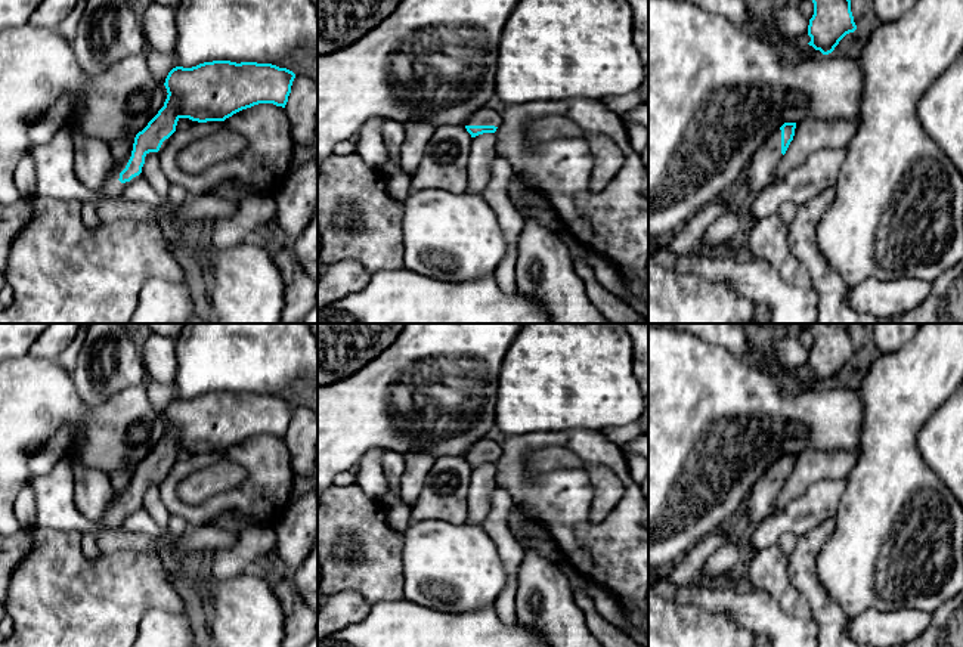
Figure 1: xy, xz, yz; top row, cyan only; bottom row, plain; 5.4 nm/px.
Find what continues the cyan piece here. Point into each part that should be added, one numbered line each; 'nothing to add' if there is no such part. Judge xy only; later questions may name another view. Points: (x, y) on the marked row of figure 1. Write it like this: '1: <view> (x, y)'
1: xy (112, 188)

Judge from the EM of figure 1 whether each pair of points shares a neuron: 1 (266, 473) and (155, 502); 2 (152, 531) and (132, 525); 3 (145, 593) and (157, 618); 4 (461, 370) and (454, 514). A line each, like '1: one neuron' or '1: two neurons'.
1: two neurons
2: one neuron
3: two neurons
4: two neurons

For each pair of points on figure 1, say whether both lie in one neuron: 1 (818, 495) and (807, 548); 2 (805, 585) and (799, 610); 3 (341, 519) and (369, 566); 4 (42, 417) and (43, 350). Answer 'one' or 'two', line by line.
1: two
2: two
3: one
4: two

